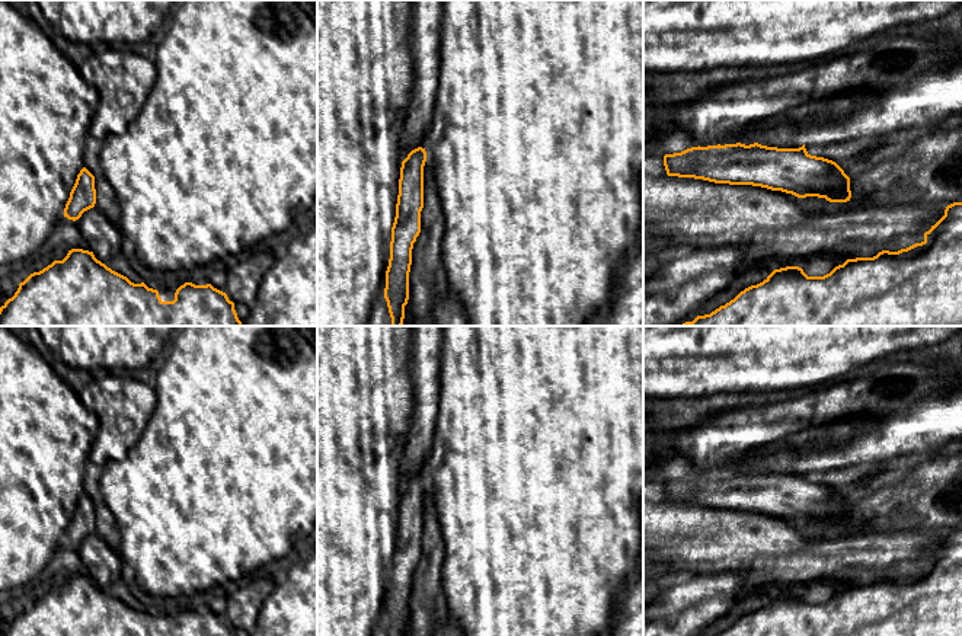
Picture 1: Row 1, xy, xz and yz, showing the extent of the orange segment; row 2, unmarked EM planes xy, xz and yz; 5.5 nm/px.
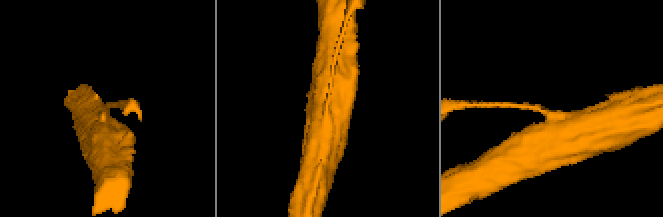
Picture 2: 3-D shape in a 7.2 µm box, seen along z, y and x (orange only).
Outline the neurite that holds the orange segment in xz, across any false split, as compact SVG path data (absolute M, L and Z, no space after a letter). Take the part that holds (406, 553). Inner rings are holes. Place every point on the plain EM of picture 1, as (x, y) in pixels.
M412 476L402 488L396 543L391 553L390 585L386 597L384 624L389 636L405 636L409 626L412 575L421 559L424 534L424 492L426 477Z

